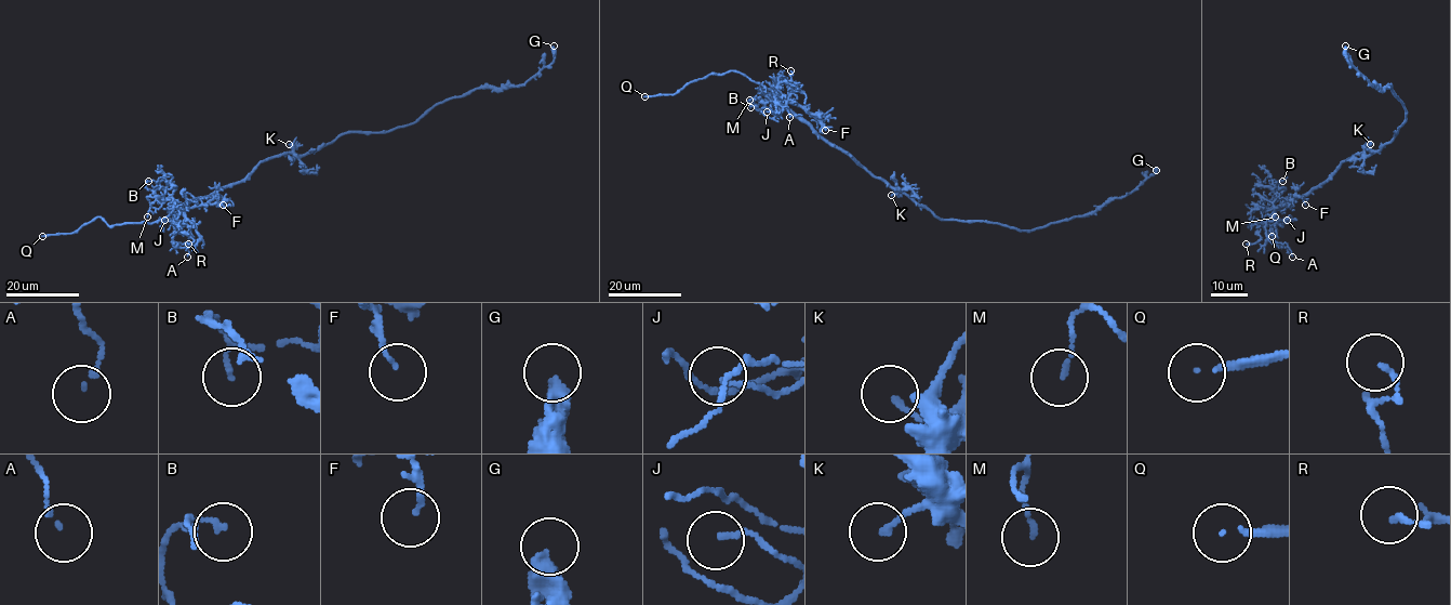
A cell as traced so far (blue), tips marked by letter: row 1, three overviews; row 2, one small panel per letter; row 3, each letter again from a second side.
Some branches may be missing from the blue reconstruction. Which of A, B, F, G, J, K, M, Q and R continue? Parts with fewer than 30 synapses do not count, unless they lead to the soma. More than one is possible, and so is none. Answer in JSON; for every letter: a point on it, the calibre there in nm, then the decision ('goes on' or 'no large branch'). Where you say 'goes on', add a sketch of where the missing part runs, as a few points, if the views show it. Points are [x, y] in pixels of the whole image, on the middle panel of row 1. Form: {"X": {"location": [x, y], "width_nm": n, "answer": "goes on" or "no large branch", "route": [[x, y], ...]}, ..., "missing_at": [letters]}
{"A": {"location": [789, 117], "width_nm": 130, "answer": "no large branch"}, "B": {"location": [750, 107], "width_nm": 100, "answer": "no large branch"}, "F": {"location": [825, 130], "width_nm": 100, "answer": "no large branch"}, "G": {"location": [1156, 170], "width_nm": 360, "answer": "no large branch"}, "J": {"location": [767, 112], "width_nm": 80, "answer": "no large branch"}, "K": {"location": [891, 195], "width_nm": 160, "answer": "no large branch"}, "M": {"location": [749, 100], "width_nm": 110, "answer": "no large branch"}, "Q": {"location": [644, 96], "width_nm": 160, "answer": "goes on"}, "R": {"location": [790, 70], "width_nm": 120, "answer": "no large branch"}, "missing_at": ["Q"]}

